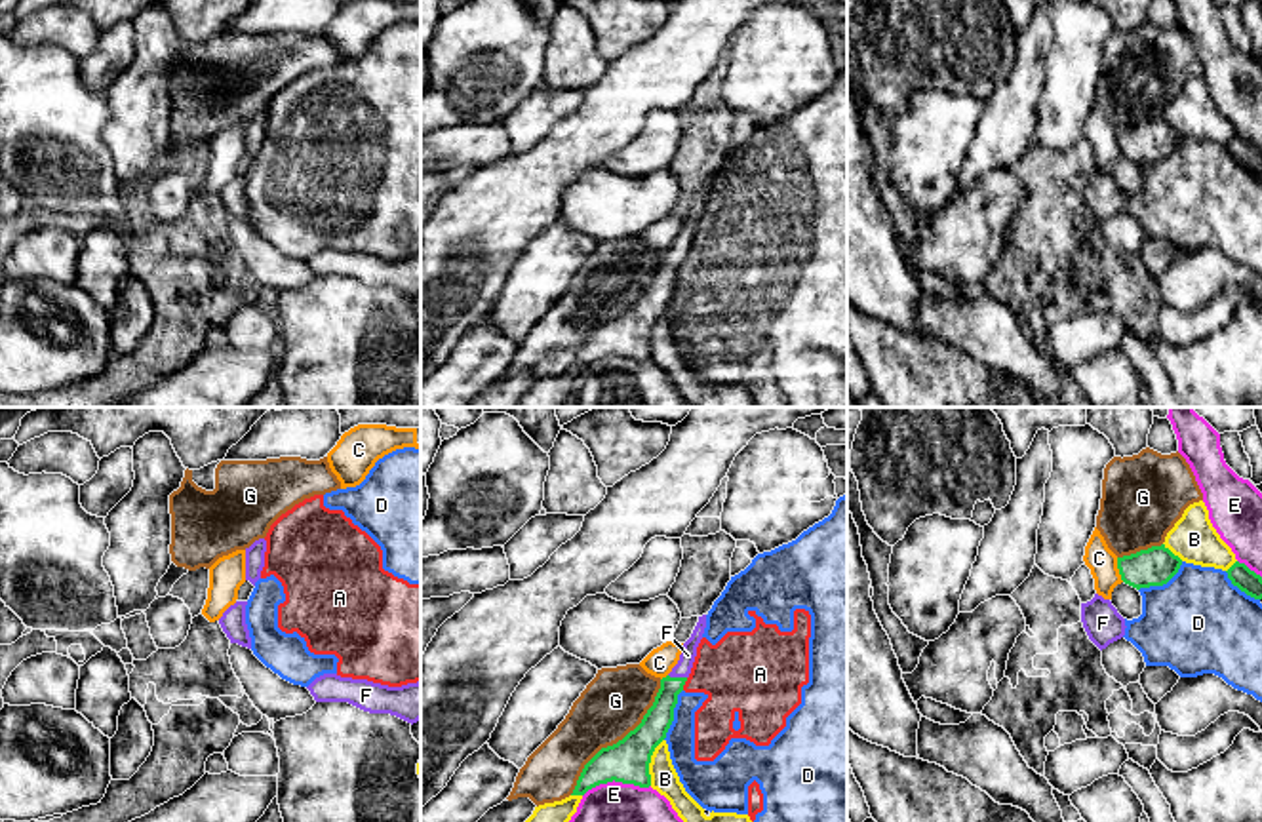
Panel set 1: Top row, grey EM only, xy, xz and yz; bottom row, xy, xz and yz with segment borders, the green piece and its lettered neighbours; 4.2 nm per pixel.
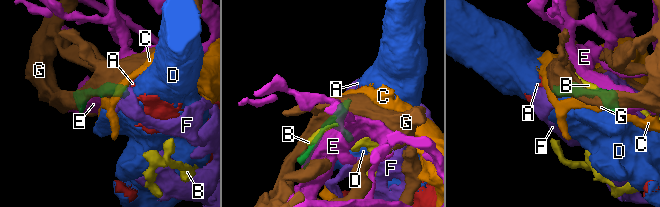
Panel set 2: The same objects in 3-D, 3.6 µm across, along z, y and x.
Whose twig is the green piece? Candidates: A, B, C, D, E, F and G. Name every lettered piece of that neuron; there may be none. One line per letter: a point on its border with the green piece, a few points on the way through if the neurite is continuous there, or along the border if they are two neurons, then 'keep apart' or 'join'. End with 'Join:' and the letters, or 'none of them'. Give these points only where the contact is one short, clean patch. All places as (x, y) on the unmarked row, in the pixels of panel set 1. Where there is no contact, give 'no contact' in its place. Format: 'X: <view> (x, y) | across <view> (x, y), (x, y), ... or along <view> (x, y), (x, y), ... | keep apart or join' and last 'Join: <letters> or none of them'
A: xz (684, 257) | along xz (688, 252), (682, 263) | keep apart
B: xz (650, 335) | keep apart
C: yz (1118, 141) | keep apart
D: xz (672, 288) | keep apart
E: xz (615, 354) | keep apart
F: xz (678, 252) | across xz (655, 297), (667, 267), (678, 252), (682, 242) | join
G: xz (619, 314) | keep apart
Join: F

